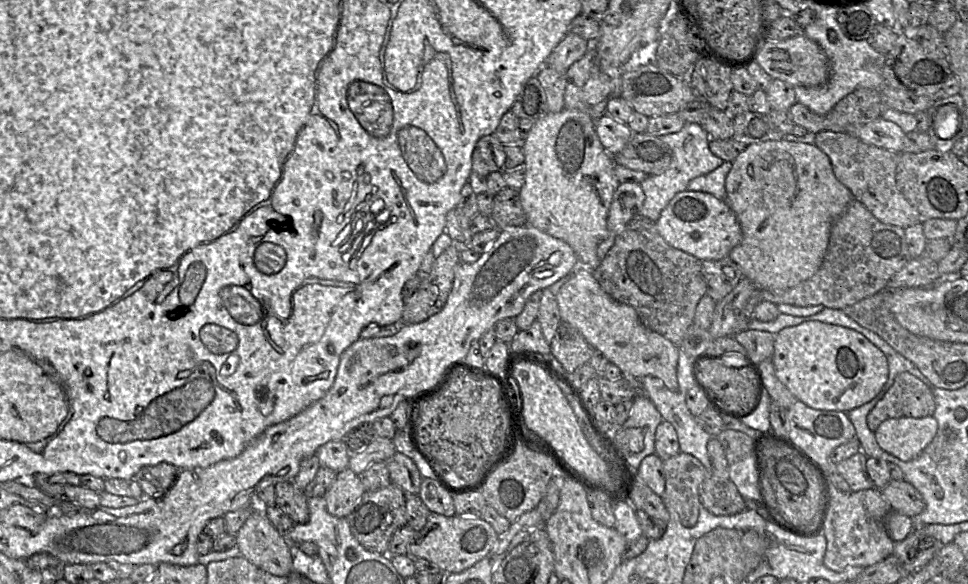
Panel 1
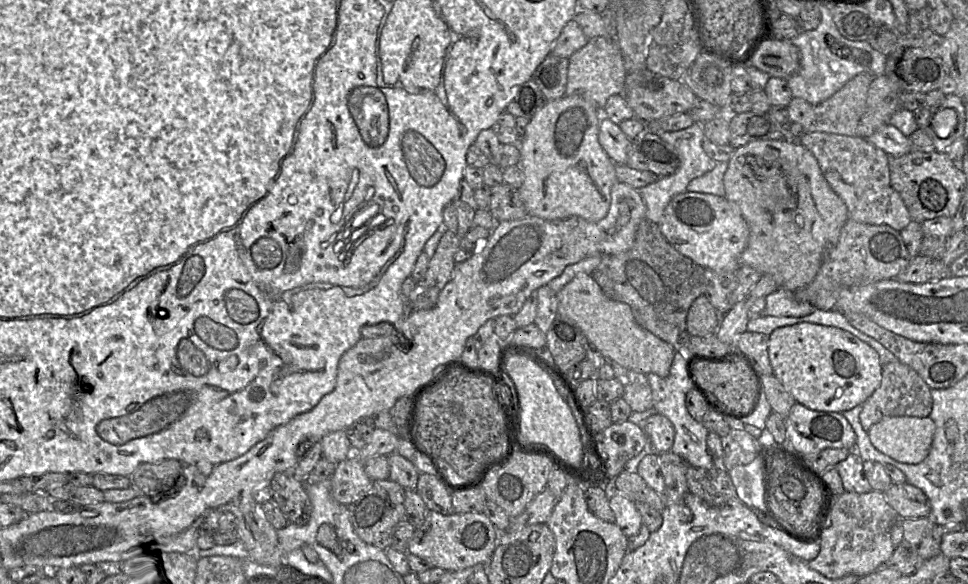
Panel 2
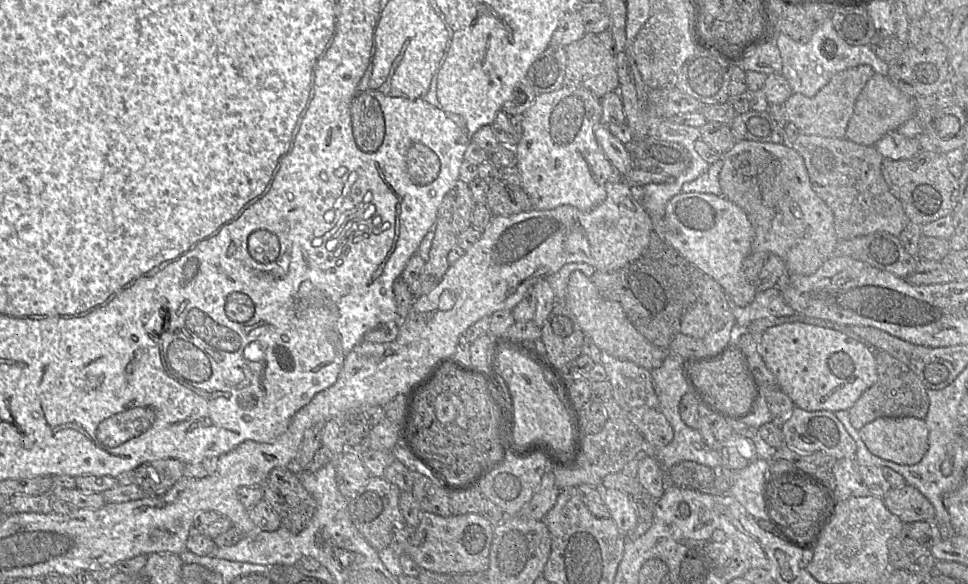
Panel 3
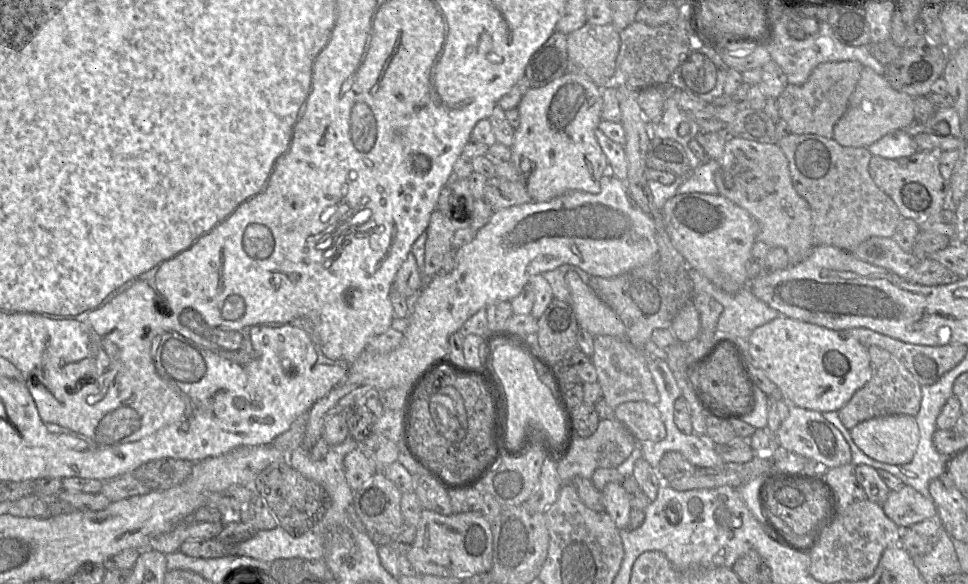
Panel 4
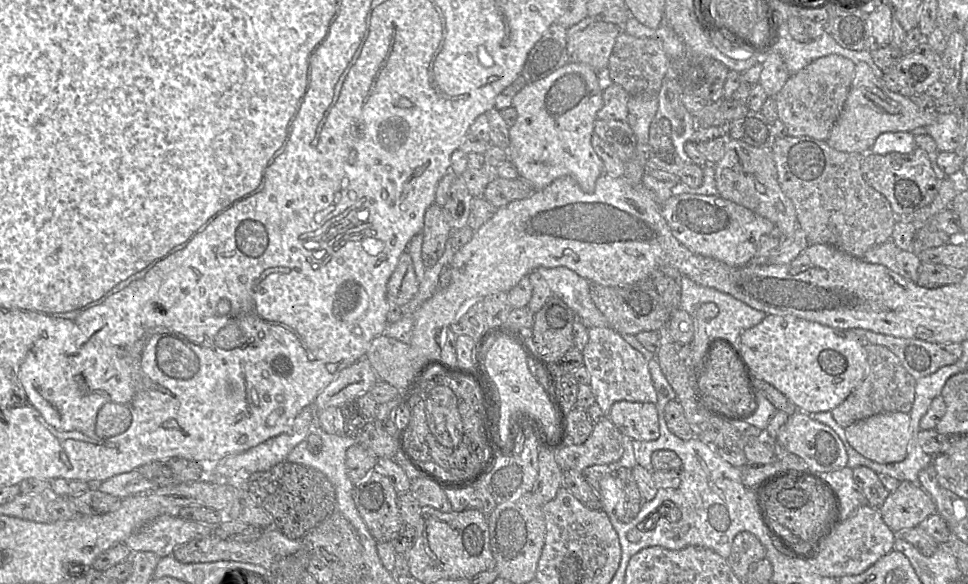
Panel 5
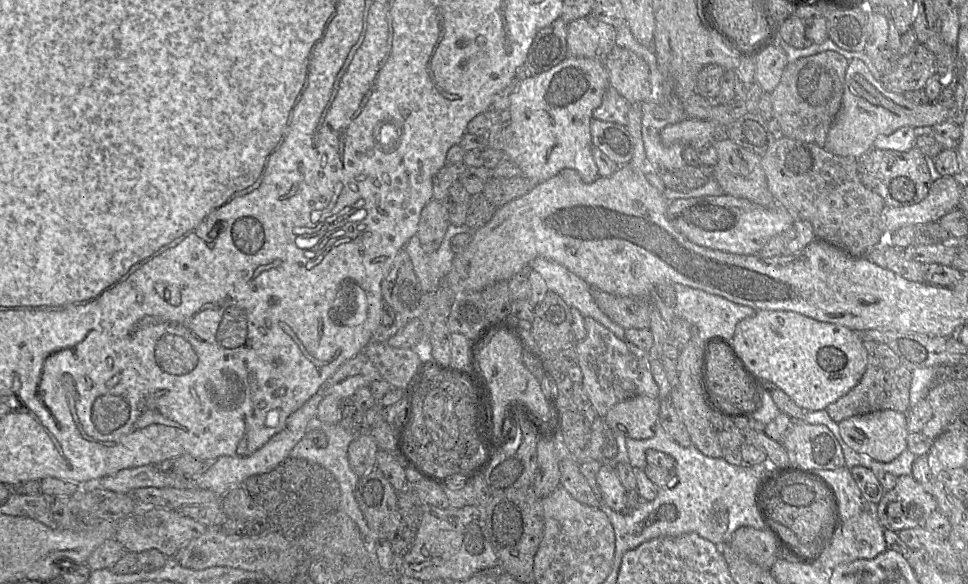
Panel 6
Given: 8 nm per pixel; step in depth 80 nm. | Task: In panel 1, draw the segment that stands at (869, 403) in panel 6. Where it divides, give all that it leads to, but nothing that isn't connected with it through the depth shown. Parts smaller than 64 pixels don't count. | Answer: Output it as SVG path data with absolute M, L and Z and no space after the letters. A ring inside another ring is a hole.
M908 372L899 373L884 396L866 417L873 433L888 419L933 416L935 400L931 389Z

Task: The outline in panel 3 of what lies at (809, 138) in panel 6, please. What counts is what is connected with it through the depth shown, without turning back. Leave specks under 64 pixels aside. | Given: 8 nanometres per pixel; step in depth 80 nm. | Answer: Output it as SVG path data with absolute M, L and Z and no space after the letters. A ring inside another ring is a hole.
M858 65L834 74L829 82L812 97L793 92L784 103L788 121L798 128L799 134L845 138L856 99L874 73L871 66Z

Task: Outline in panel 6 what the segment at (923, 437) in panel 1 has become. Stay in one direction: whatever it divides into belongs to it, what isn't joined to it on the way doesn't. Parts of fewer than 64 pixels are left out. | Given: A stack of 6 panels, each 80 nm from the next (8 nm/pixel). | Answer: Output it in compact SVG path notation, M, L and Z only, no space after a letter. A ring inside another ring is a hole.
M878 410L867 414L852 416L838 422L842 440L855 452L866 454L879 462L891 462L907 449L906 412Z

